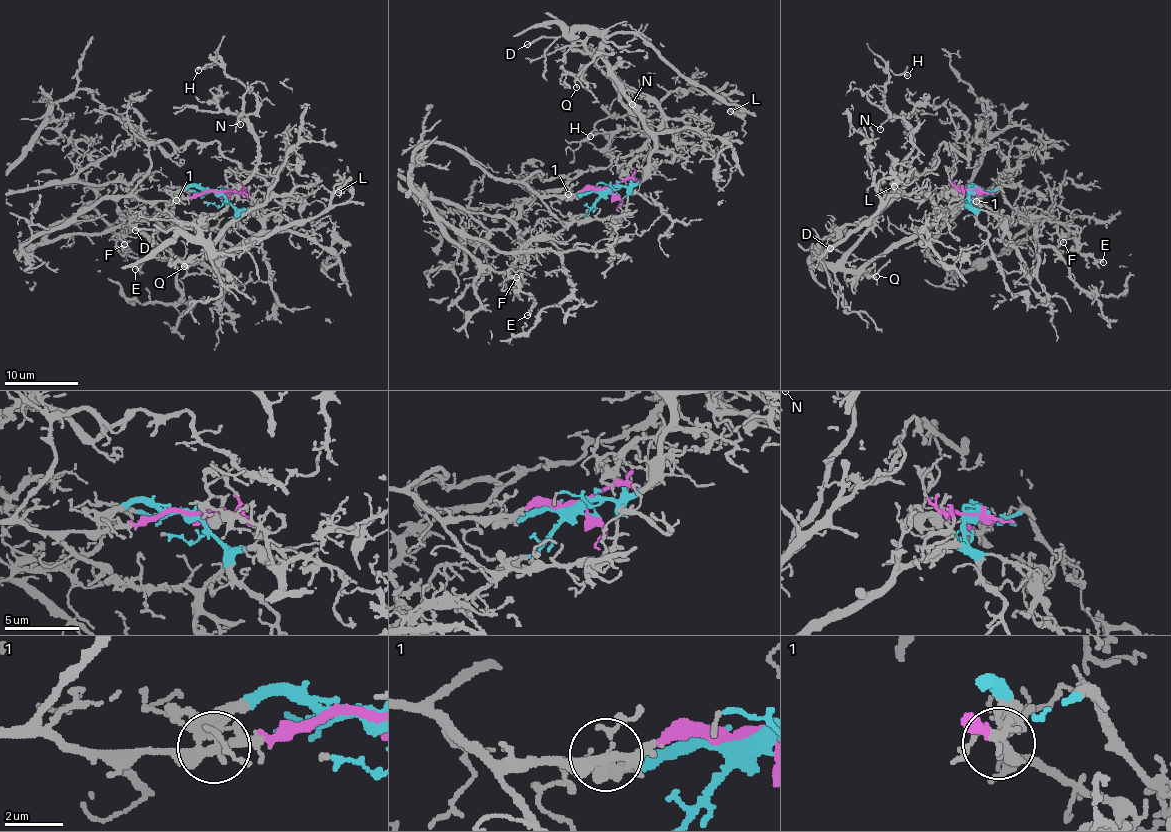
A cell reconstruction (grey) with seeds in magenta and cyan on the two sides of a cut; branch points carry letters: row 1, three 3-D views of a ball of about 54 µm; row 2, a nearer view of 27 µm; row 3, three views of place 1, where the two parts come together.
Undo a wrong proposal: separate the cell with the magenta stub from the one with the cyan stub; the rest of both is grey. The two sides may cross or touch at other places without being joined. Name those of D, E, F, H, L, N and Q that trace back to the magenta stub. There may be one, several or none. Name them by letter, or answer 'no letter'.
E, F

